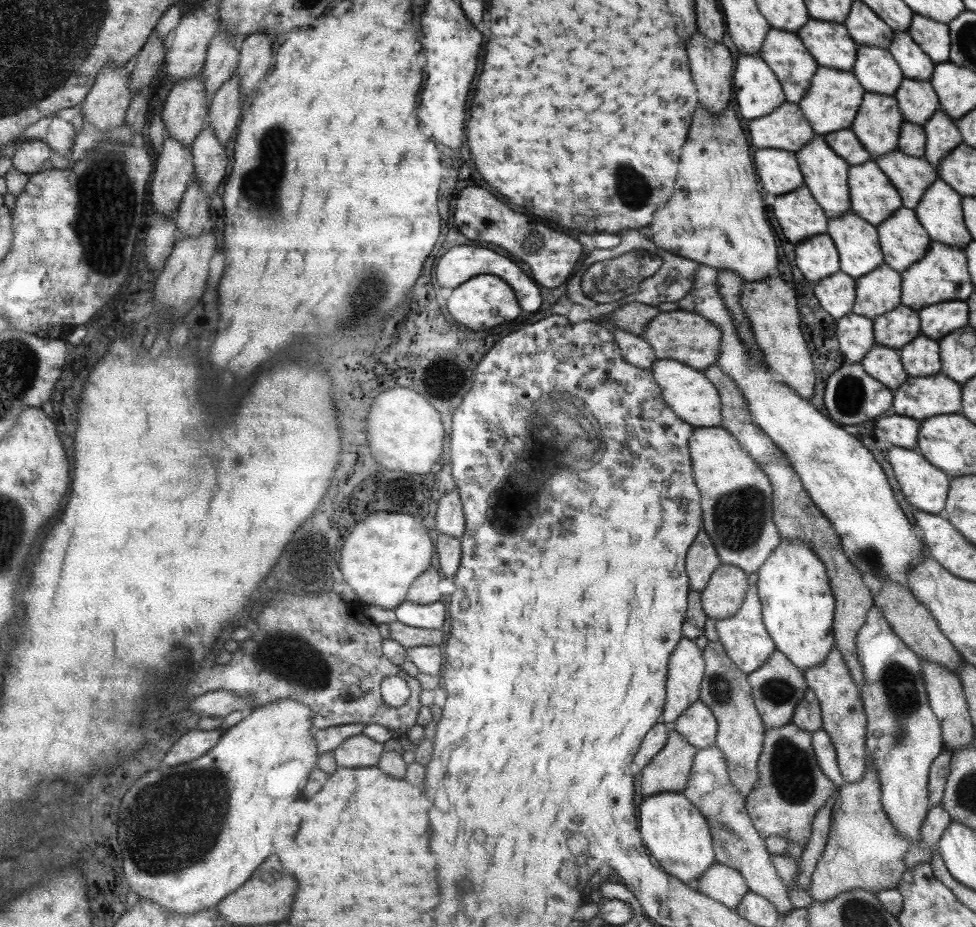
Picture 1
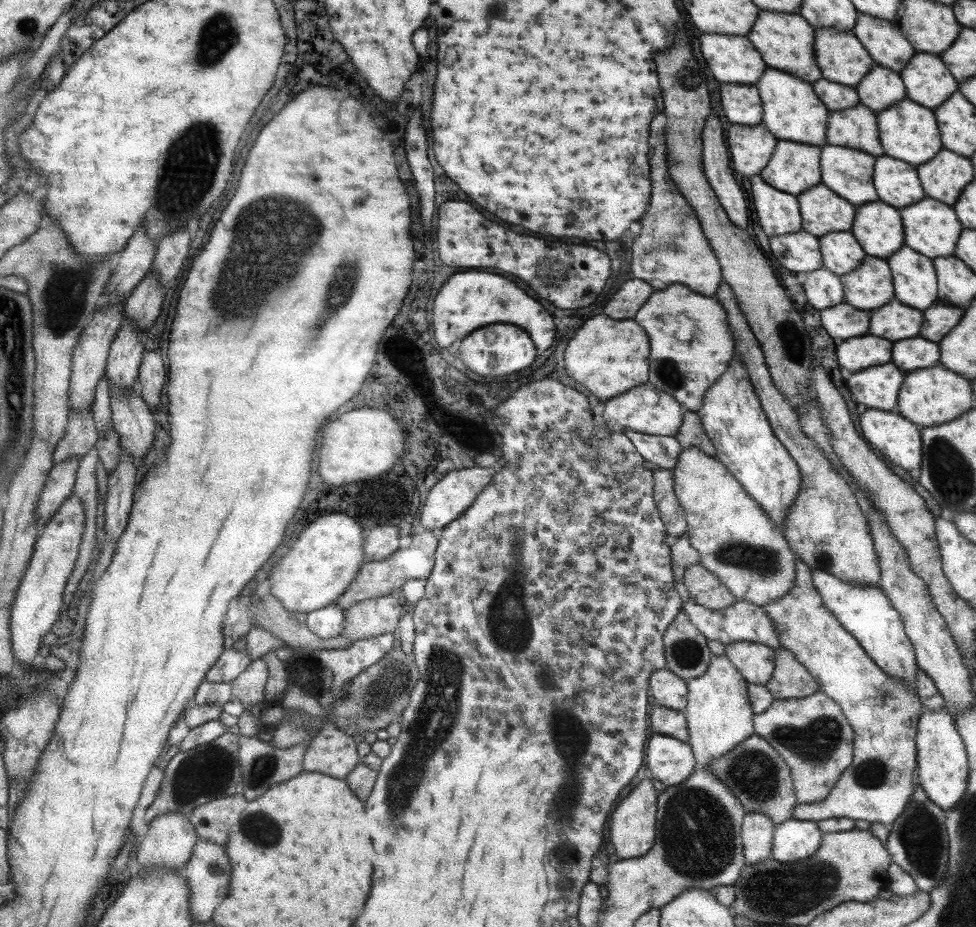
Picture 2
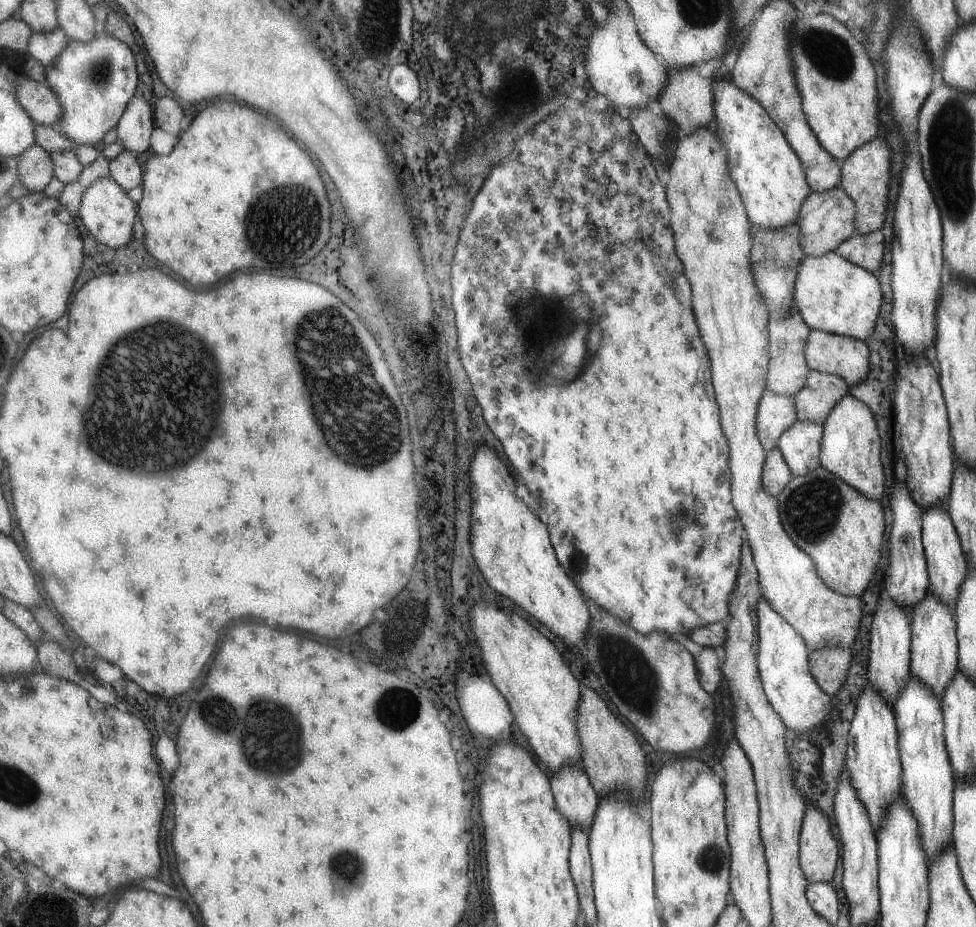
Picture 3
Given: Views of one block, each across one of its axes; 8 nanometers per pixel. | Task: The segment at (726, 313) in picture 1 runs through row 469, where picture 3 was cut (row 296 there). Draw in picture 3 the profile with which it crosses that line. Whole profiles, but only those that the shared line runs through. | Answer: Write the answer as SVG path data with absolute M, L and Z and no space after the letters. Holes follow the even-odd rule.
M835 252L824 256L805 254L798 265L795 288L796 306L812 329L863 341L870 338L884 302L884 292L875 273Z

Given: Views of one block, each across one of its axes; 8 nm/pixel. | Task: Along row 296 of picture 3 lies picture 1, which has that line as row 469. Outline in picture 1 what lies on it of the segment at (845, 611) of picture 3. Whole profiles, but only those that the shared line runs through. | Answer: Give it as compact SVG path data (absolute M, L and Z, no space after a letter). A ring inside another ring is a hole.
M723 426L695 429L691 463L696 466L695 482L704 490L703 531L708 530L723 565L739 567L748 575L756 573L782 541L774 522L771 479Z

